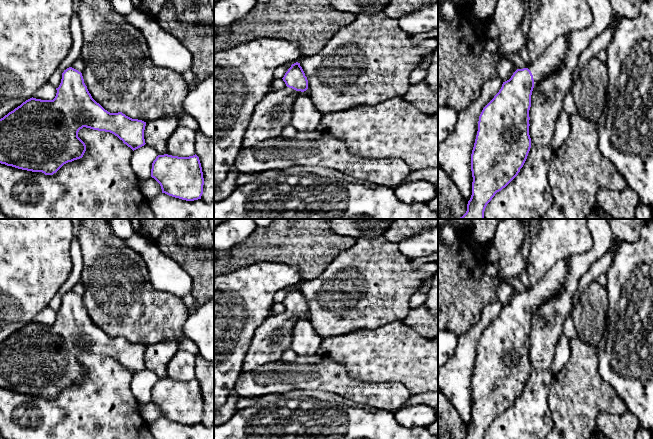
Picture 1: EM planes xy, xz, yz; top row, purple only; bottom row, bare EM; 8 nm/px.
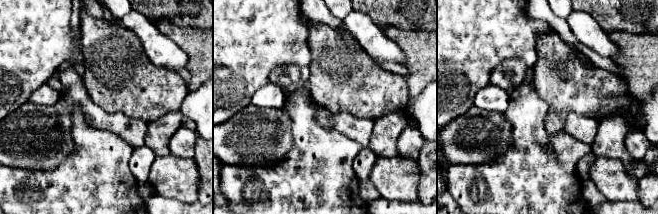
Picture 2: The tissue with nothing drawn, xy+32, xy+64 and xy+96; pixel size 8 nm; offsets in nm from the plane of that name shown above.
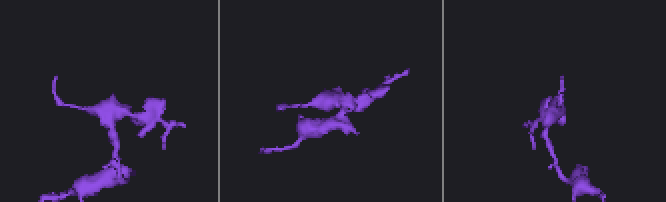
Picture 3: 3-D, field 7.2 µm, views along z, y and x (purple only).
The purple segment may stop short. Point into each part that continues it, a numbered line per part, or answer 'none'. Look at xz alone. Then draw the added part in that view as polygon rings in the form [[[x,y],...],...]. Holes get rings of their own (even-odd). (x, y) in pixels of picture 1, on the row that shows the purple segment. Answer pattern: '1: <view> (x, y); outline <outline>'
1: xz (273, 113); outline [[[289,87],[269,91],[254,109],[241,148],[248,149],[263,140],[281,136],[284,128],[291,125],[292,105],[299,94]]]

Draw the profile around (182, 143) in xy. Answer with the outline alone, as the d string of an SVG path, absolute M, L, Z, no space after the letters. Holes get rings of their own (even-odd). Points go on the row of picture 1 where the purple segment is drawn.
M178 126L167 142L167 154L189 157L196 154L196 131Z

